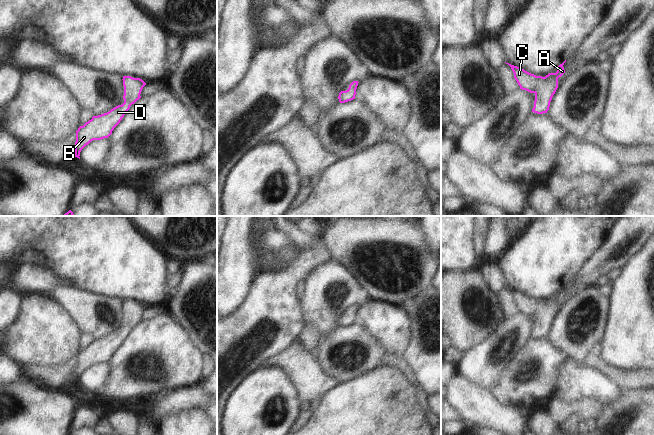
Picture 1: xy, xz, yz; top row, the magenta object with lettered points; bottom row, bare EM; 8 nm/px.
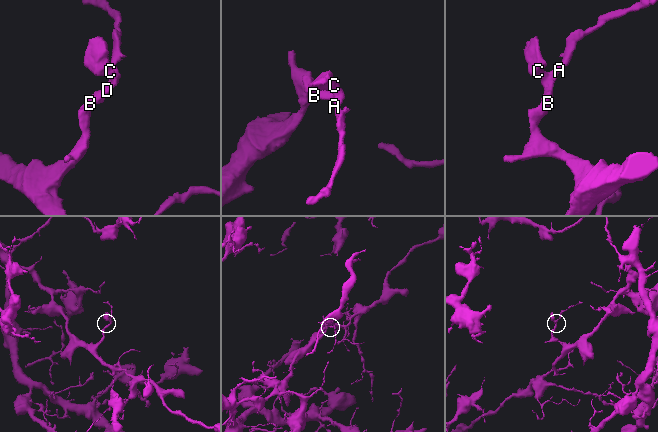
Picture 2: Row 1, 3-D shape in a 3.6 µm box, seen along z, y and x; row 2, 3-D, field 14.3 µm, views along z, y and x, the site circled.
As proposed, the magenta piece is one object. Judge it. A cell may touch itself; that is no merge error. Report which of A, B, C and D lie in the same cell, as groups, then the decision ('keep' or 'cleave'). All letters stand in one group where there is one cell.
groups A B C D; keep

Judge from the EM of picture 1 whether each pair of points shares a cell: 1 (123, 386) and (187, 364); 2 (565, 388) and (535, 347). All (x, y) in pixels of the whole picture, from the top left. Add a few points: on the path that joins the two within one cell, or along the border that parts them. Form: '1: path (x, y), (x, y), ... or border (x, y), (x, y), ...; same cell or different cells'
1: path (123, 363), (139, 349), (164, 355); same cell
2: border (570, 358), (559, 367), (557, 388), (554, 393); different cells

